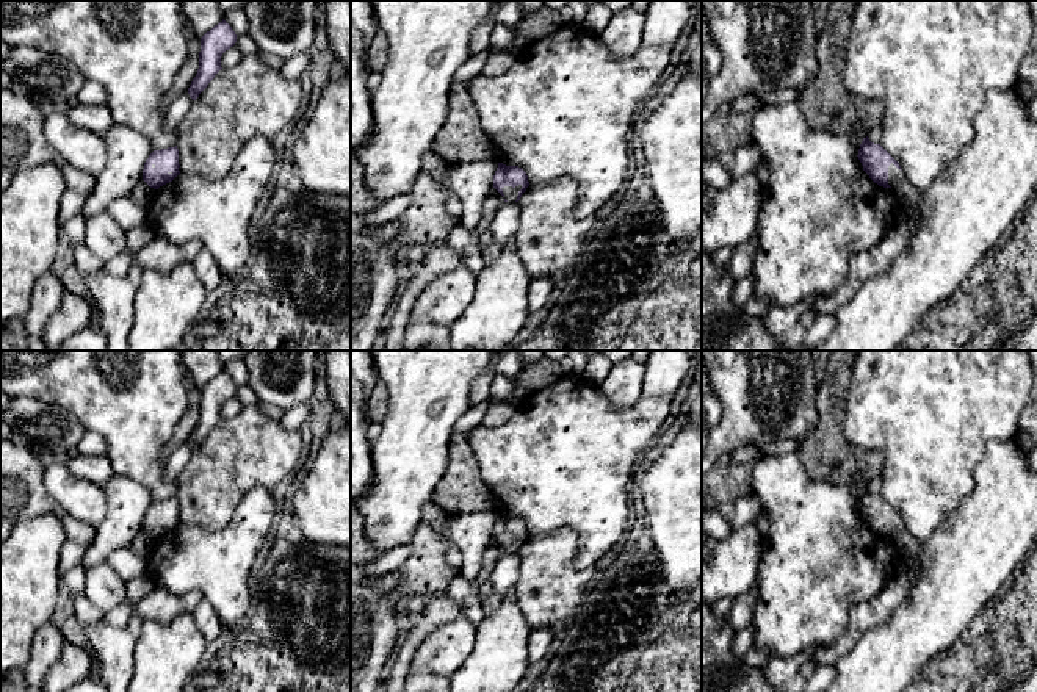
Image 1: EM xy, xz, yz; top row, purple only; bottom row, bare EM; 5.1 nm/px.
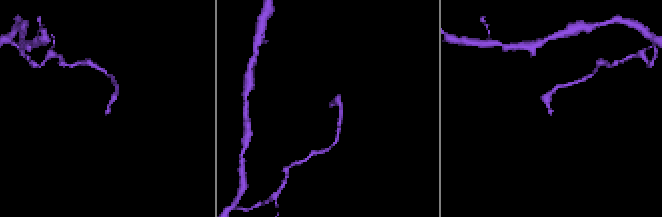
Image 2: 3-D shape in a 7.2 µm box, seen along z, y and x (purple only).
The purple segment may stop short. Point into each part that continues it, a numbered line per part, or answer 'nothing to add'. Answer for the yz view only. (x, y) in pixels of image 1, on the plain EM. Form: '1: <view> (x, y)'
nothing to add

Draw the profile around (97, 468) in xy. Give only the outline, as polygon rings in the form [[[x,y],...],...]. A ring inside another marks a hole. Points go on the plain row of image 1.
[[[77,456],[67,459],[64,465],[74,476],[102,487],[108,478],[114,476],[111,462],[105,456]]]

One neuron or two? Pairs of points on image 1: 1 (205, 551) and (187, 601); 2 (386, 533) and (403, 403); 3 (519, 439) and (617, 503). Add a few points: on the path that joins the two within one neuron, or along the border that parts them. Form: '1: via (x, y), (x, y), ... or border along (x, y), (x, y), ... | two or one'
1: border along (155, 584), (179, 595), (198, 591), (204, 598) | two
2: via (395, 500), (403, 482), (403, 436) | one
3: via (544, 462), (561, 462), (592, 493) | one

